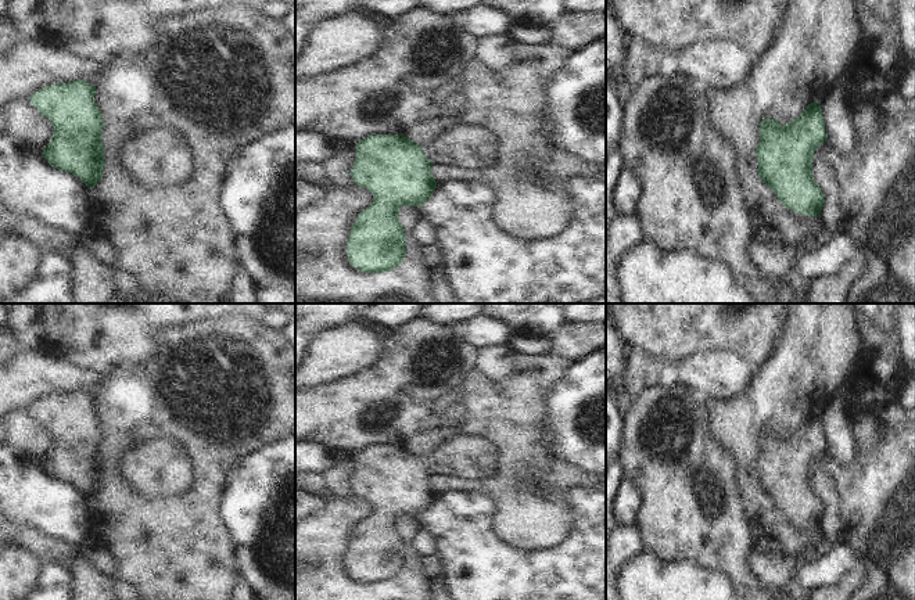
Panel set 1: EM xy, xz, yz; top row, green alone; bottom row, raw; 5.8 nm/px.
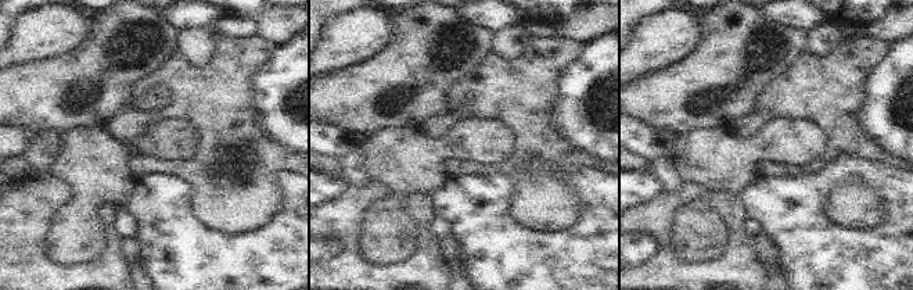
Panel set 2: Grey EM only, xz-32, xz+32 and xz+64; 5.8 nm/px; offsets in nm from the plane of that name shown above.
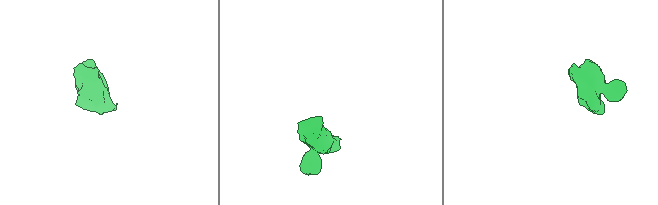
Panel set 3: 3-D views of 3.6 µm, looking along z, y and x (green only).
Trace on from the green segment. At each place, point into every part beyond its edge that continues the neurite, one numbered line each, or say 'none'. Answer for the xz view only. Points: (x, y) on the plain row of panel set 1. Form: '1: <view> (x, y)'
1: xz (473, 457)

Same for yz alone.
1: yz (818, 548)

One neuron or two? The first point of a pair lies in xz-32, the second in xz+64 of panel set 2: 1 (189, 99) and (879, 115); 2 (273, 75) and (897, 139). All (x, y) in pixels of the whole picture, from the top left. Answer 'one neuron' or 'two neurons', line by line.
1: two neurons
2: one neuron

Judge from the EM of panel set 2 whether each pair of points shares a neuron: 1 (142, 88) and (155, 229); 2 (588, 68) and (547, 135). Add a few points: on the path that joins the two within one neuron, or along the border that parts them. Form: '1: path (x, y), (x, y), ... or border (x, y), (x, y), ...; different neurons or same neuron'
1: border (182, 176), (144, 175), (140, 179); different neurons
2: border (560, 85), (559, 128), (577, 144); different neurons

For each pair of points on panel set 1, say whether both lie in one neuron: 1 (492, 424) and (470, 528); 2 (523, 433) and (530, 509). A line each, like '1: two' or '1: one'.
1: two
2: one

